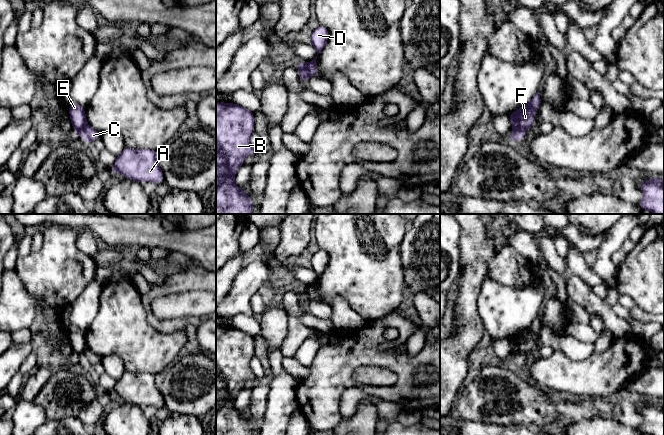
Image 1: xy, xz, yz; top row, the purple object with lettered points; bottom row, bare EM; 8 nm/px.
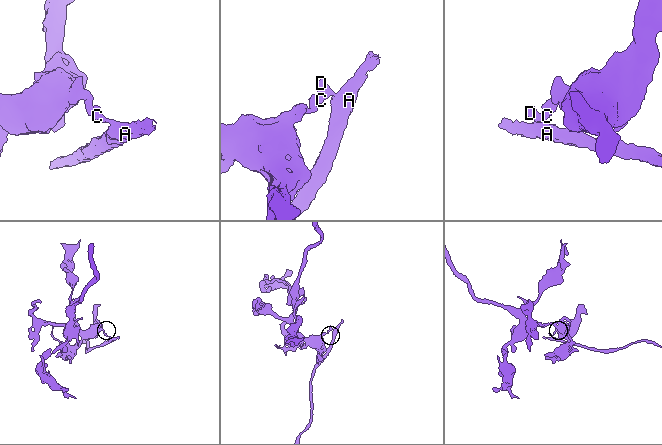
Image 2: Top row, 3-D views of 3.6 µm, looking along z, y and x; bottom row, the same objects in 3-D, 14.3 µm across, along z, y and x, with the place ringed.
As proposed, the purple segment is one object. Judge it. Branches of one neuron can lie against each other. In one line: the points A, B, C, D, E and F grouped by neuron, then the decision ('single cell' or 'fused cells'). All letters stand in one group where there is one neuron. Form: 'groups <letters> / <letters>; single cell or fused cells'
groups A C D / B E F; fused cells

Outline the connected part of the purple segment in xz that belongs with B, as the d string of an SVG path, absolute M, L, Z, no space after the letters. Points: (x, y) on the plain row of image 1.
M230 326L216 327L216 435L254 435L252 422L234 405L245 382L256 378L250 366L254 349L254 336Z

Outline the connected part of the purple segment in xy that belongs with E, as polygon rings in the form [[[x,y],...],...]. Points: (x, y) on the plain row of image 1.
[[[71,326],[69,329],[69,339],[74,355],[78,360],[82,361],[84,352],[88,348],[85,332],[77,326]]]

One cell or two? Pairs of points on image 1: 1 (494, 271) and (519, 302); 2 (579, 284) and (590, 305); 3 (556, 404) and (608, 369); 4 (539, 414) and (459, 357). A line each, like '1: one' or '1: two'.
1: two
2: one
3: two
4: two

